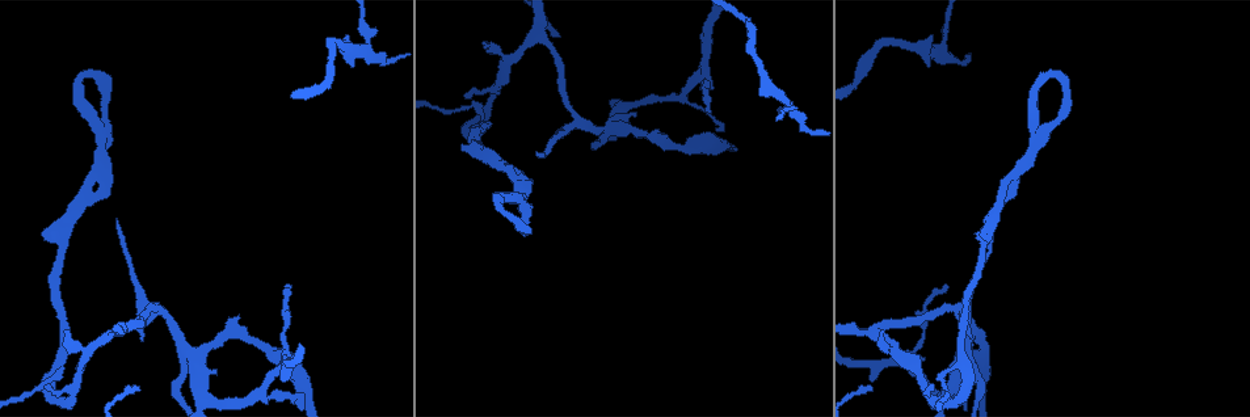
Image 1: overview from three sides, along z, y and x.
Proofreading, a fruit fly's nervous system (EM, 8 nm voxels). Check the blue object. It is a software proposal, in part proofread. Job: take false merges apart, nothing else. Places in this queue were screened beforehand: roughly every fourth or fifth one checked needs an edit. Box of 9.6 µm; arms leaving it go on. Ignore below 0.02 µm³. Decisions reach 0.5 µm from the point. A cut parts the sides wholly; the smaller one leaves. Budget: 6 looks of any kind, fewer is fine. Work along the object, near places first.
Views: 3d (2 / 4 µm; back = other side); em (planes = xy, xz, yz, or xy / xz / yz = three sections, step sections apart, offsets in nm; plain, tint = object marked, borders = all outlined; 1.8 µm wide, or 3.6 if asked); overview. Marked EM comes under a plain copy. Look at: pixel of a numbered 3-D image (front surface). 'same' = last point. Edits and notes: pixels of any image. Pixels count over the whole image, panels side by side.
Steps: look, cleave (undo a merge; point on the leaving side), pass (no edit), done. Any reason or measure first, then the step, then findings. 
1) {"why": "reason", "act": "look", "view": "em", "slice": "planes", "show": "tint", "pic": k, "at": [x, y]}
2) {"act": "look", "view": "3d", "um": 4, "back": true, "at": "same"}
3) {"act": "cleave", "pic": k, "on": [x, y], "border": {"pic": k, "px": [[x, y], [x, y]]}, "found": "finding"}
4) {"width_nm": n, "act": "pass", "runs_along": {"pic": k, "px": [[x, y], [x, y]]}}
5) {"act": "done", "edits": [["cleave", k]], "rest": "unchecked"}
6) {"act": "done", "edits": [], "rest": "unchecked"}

{"why": "thick turns thin", "act": "look", "view": "em", "slice": "xy", "step": 16, "show": "tint", "pic": 1, "at": [618, 126]}

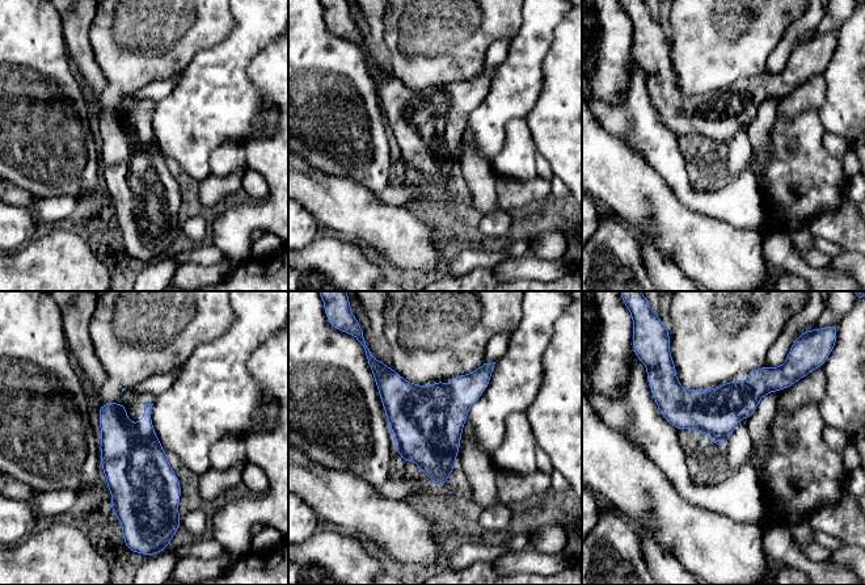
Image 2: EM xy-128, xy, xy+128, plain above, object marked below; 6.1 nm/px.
{"act": "look", "view": "em", "slice": "yz", "step": 16, "show": "tint", "at": "same"}

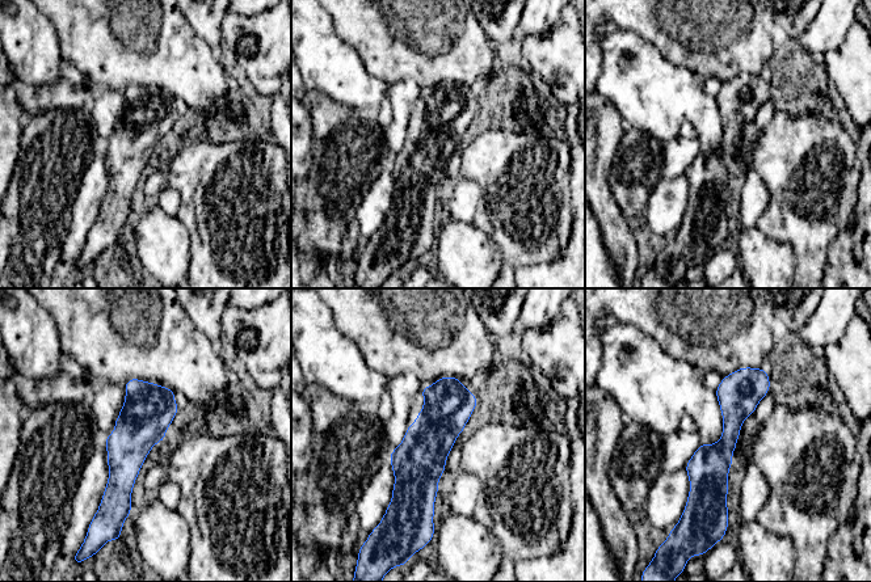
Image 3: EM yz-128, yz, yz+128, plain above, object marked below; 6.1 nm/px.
{"width_nm": 120, "act": "pass", "runs_along": {"pic": 3, "px": [[762, 371], [716, 459], [719, 510]]}, "found": "continuous, no second neuron"}

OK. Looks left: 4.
{"why": "three-way junction", "act": "look", "view": "3d", "um": 4, "pic": 1, "at": [541, 40]}

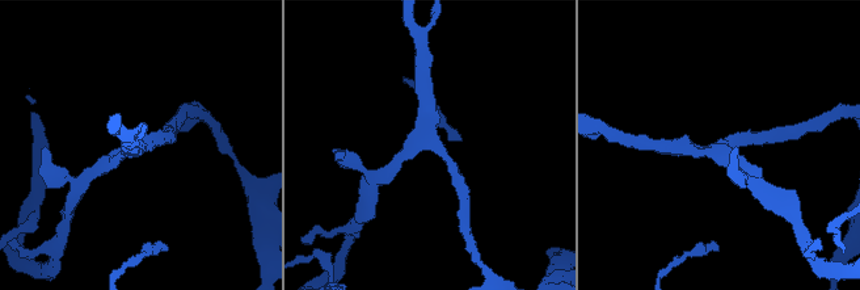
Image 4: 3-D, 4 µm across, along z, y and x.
{"arms": 3, "arm_widths_nm": [190, 190, 220], "act": "look", "view": "em", "slice": "xz", "step": 8, "show": "tint", "pic": 4, "at": [435, 144]}

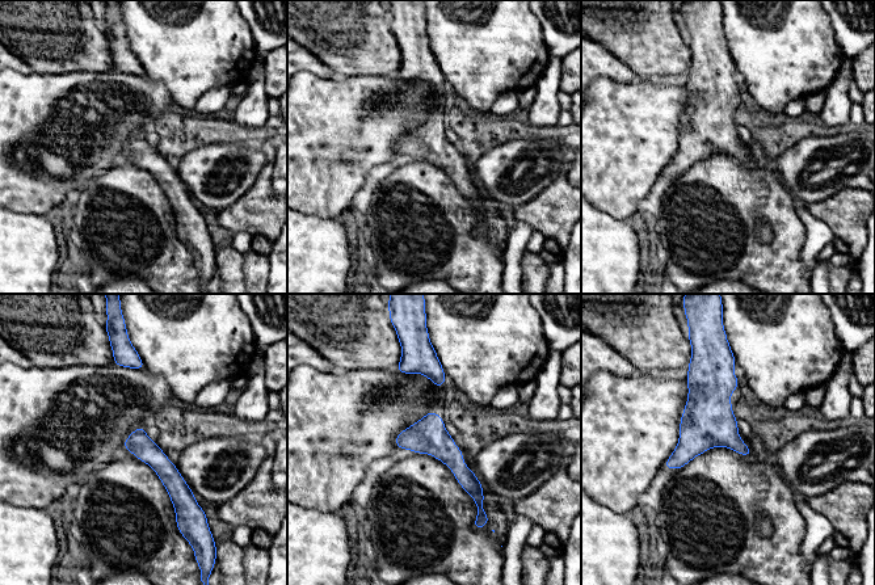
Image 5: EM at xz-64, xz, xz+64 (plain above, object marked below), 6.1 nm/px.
{"why": "another direction", "act": "look", "view": "em", "slice": "planes", "show": "tint", "at": "same"}

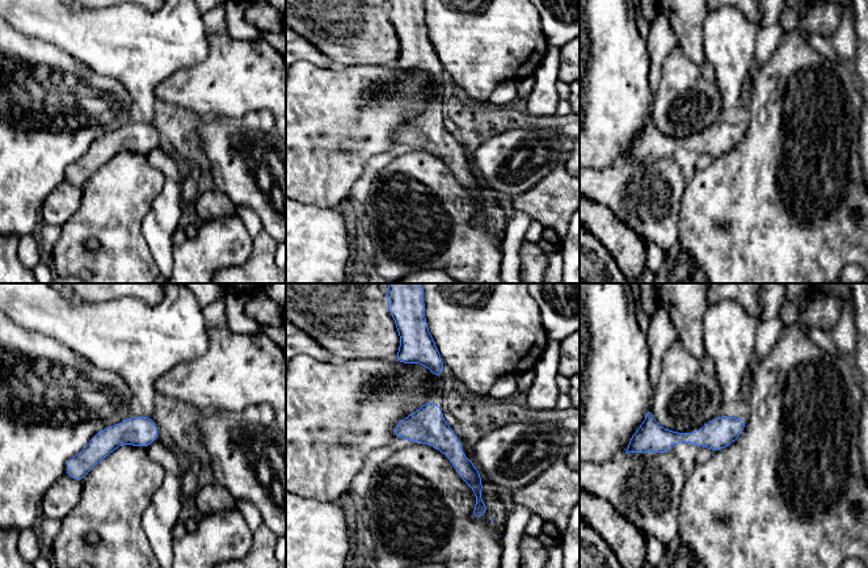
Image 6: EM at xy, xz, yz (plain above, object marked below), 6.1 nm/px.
{"act": "pass", "runs_along": {"pic": 6, "px": [[397, 428], [429, 428], [479, 493]]}, "found": "continuous, no second neuron"}

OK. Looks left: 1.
{"act": "done", "edits": [], "rest": "unchecked"}

